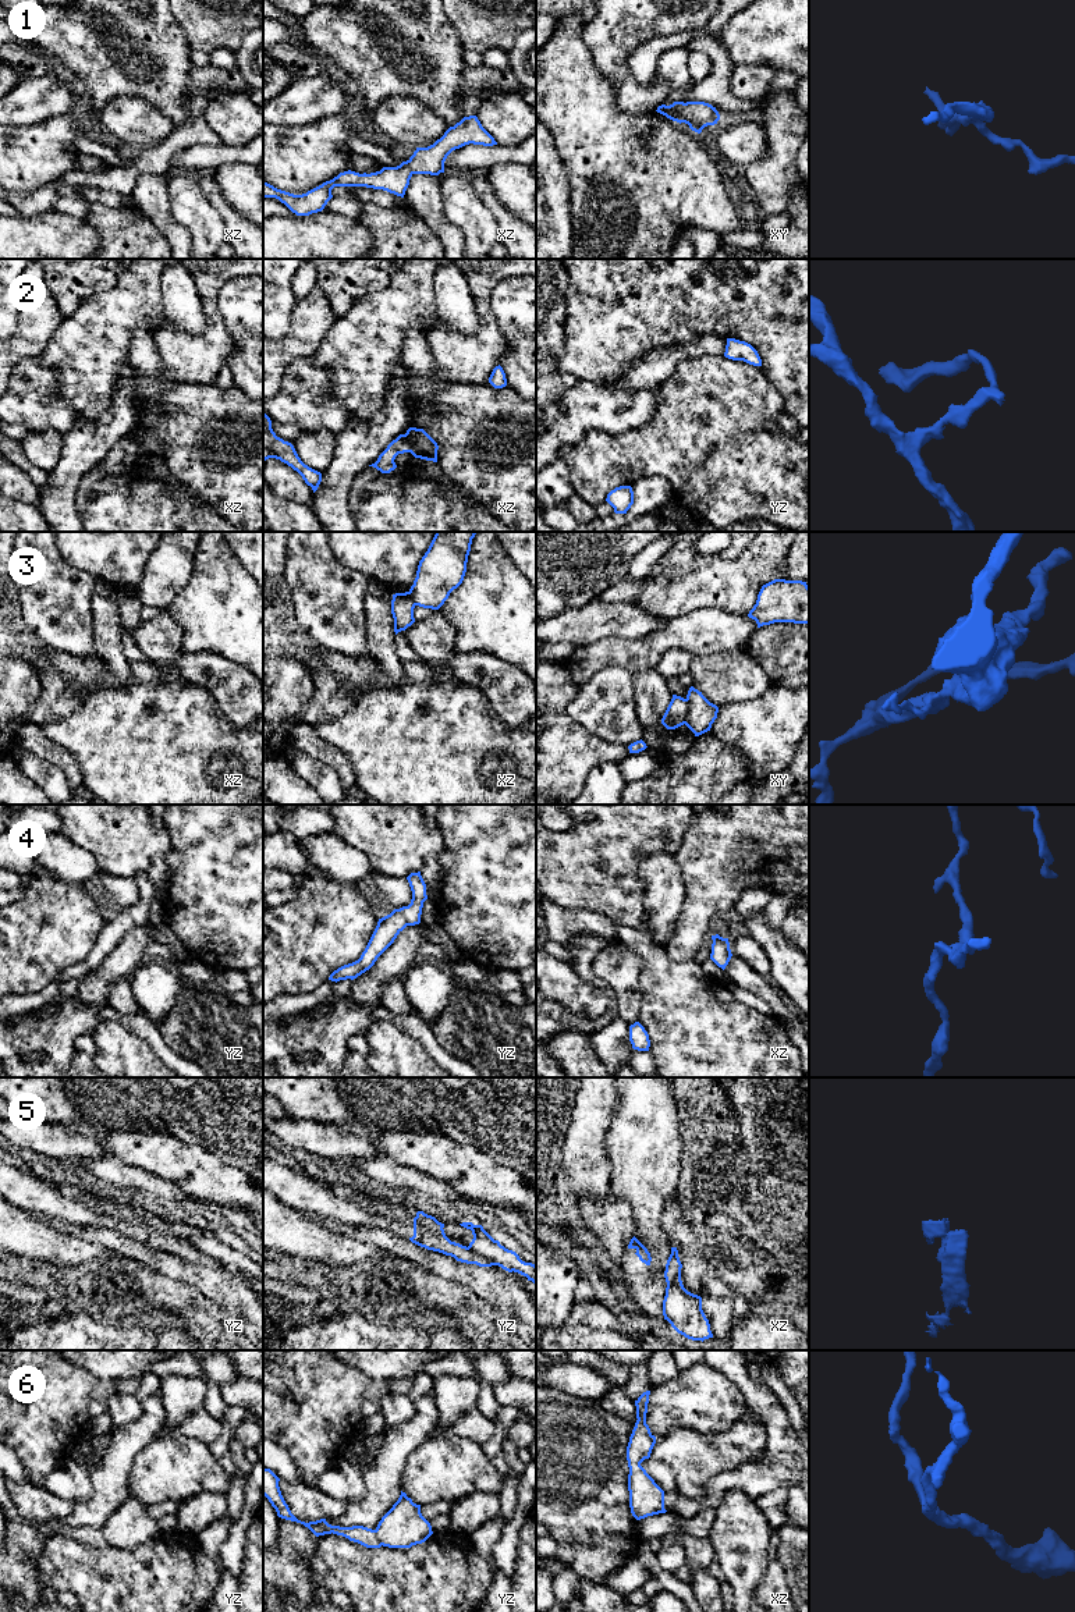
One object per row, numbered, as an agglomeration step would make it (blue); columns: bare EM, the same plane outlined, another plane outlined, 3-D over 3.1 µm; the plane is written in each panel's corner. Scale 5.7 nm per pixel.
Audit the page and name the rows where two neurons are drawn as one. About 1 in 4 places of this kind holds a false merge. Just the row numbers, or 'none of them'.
3, 5

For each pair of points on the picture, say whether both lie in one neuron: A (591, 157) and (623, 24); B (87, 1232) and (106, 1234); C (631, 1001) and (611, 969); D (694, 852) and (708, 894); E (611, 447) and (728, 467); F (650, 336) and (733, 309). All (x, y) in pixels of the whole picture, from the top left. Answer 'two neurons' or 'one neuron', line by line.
A: two neurons
B: one neuron
C: one neuron
D: one neuron
E: one neuron
F: one neuron

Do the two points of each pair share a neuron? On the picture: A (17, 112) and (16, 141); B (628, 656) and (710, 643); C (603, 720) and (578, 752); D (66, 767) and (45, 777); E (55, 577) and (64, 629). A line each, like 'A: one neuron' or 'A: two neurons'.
A: two neurons
B: one neuron
C: two neurons
D: two neurons
E: one neuron

